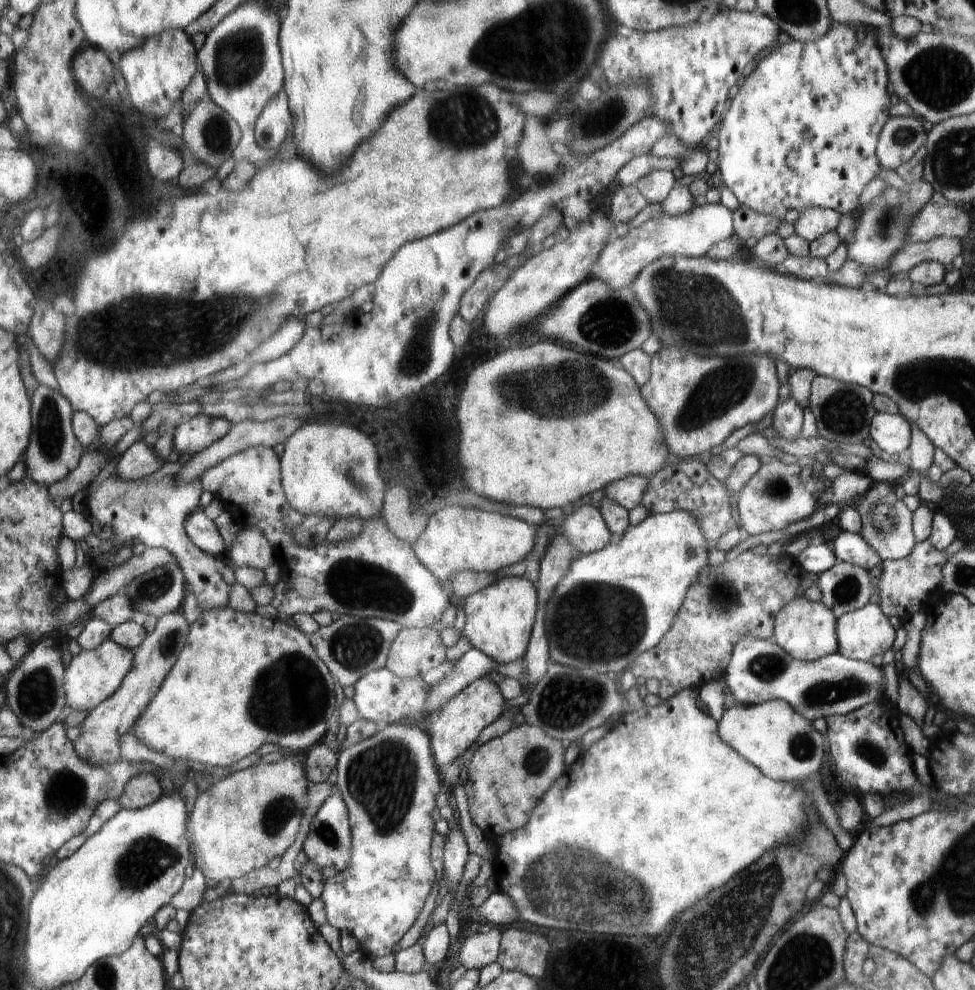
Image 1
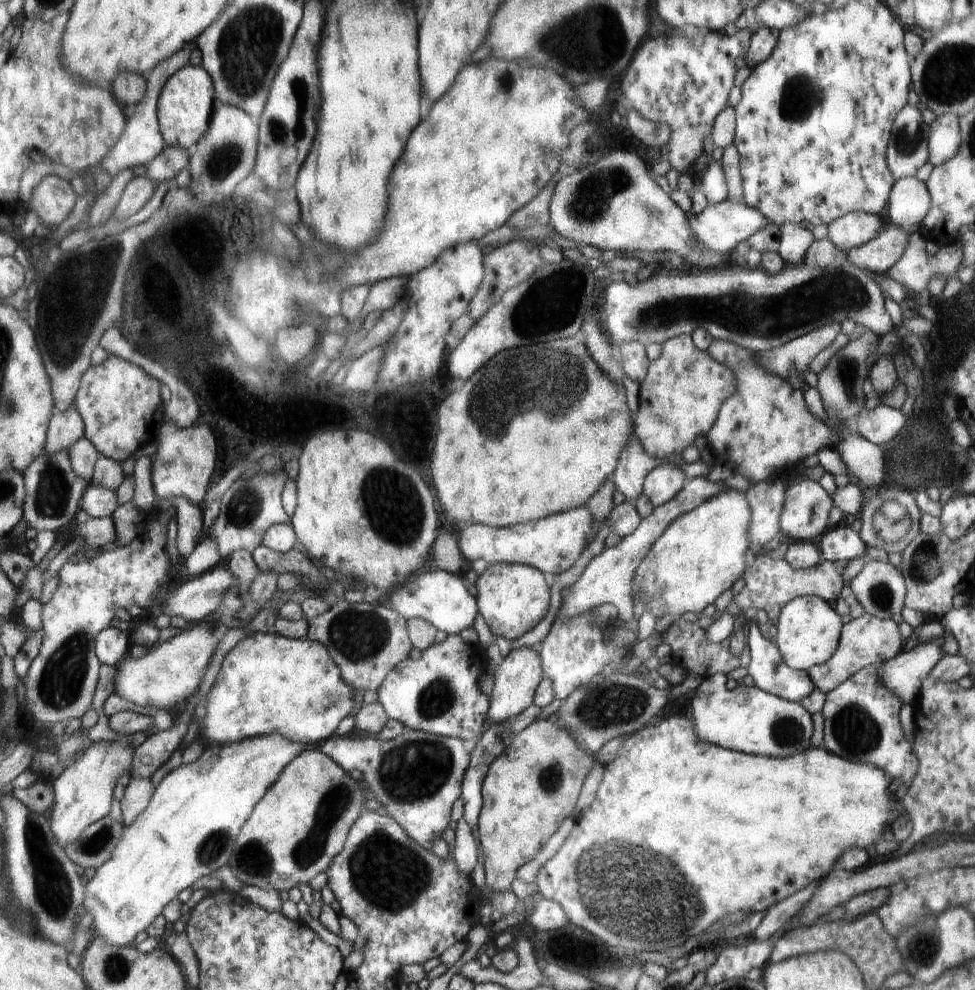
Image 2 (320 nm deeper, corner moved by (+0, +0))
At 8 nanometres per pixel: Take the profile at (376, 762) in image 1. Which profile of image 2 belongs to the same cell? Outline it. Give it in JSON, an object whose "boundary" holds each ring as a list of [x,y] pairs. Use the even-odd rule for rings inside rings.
{"boundary":[[[406,727],[400,736],[389,741],[342,735],[329,738],[321,748],[331,757],[337,756],[346,770],[360,770],[364,784],[370,786],[374,798],[382,804],[382,811],[395,818],[410,838],[430,849],[432,841],[441,837],[448,826],[450,808],[460,798],[460,786],[475,746],[471,740]]]}

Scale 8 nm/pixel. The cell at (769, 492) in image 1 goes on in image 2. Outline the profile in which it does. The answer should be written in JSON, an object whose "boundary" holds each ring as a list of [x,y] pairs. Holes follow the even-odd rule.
{"boundary":[[[810,478],[795,484],[792,480],[787,486],[786,502],[781,514],[781,535],[789,541],[811,541],[817,542],[816,536],[820,536],[828,526],[828,516],[832,510],[833,498],[818,484]]]}

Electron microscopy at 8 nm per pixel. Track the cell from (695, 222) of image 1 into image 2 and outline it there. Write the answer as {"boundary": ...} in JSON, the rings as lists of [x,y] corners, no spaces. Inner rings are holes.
{"boundary":[[[726,199],[720,204],[710,205],[706,209],[693,216],[688,214],[690,226],[693,227],[695,237],[701,244],[703,249],[708,249],[714,252],[721,252],[724,254],[730,254],[732,250],[736,250],[736,246],[743,240],[747,240],[752,237],[754,233],[765,228],[767,224],[770,224],[769,220],[761,213],[761,210],[748,206],[742,201],[734,201]]]}

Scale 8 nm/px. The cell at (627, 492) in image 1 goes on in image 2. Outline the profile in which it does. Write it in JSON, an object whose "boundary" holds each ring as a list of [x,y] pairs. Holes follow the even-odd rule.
{"boundary":[[[669,463],[655,466],[644,479],[643,491],[657,507],[672,501],[685,486],[685,471],[680,466],[673,467]]]}

